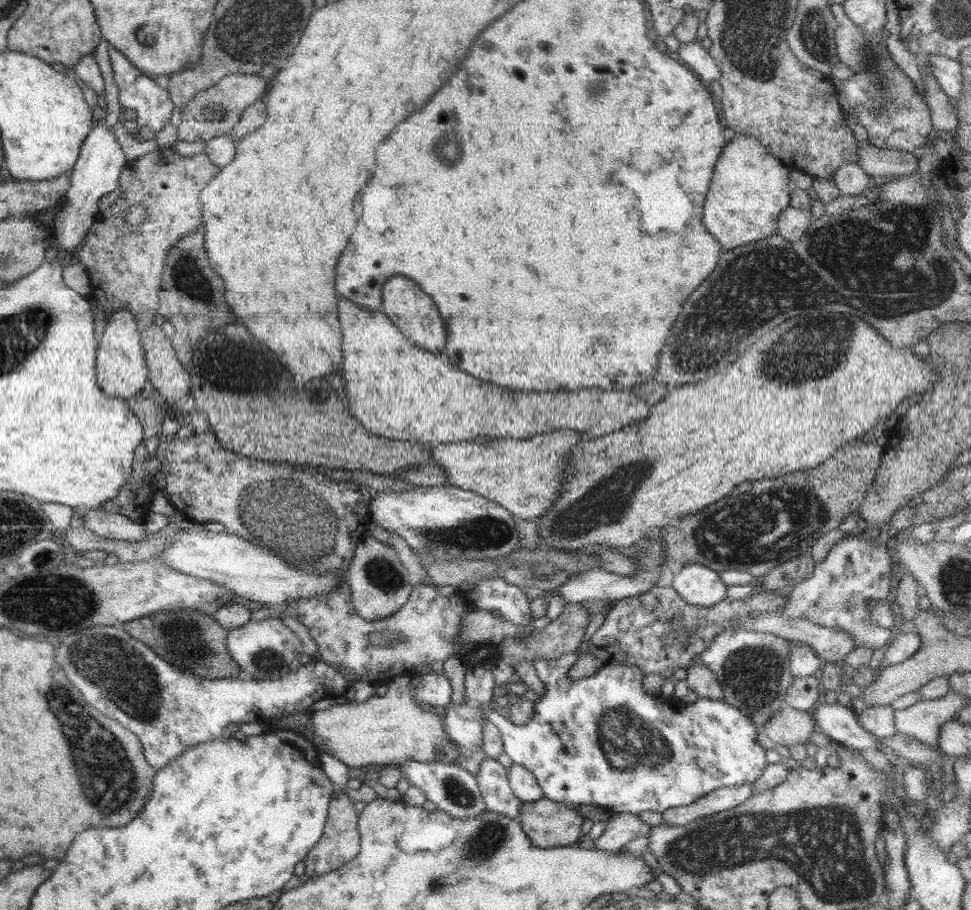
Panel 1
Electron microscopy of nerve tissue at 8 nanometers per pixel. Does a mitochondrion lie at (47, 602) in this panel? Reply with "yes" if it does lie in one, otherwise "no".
yes

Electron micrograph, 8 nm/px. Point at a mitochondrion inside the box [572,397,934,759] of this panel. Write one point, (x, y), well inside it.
(769, 525)

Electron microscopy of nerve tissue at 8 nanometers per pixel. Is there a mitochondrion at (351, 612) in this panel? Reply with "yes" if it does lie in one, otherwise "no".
no

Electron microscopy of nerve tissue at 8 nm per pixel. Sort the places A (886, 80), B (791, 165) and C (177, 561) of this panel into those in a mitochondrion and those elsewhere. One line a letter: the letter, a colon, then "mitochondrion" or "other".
A: mitochondrion
B: other
C: other

